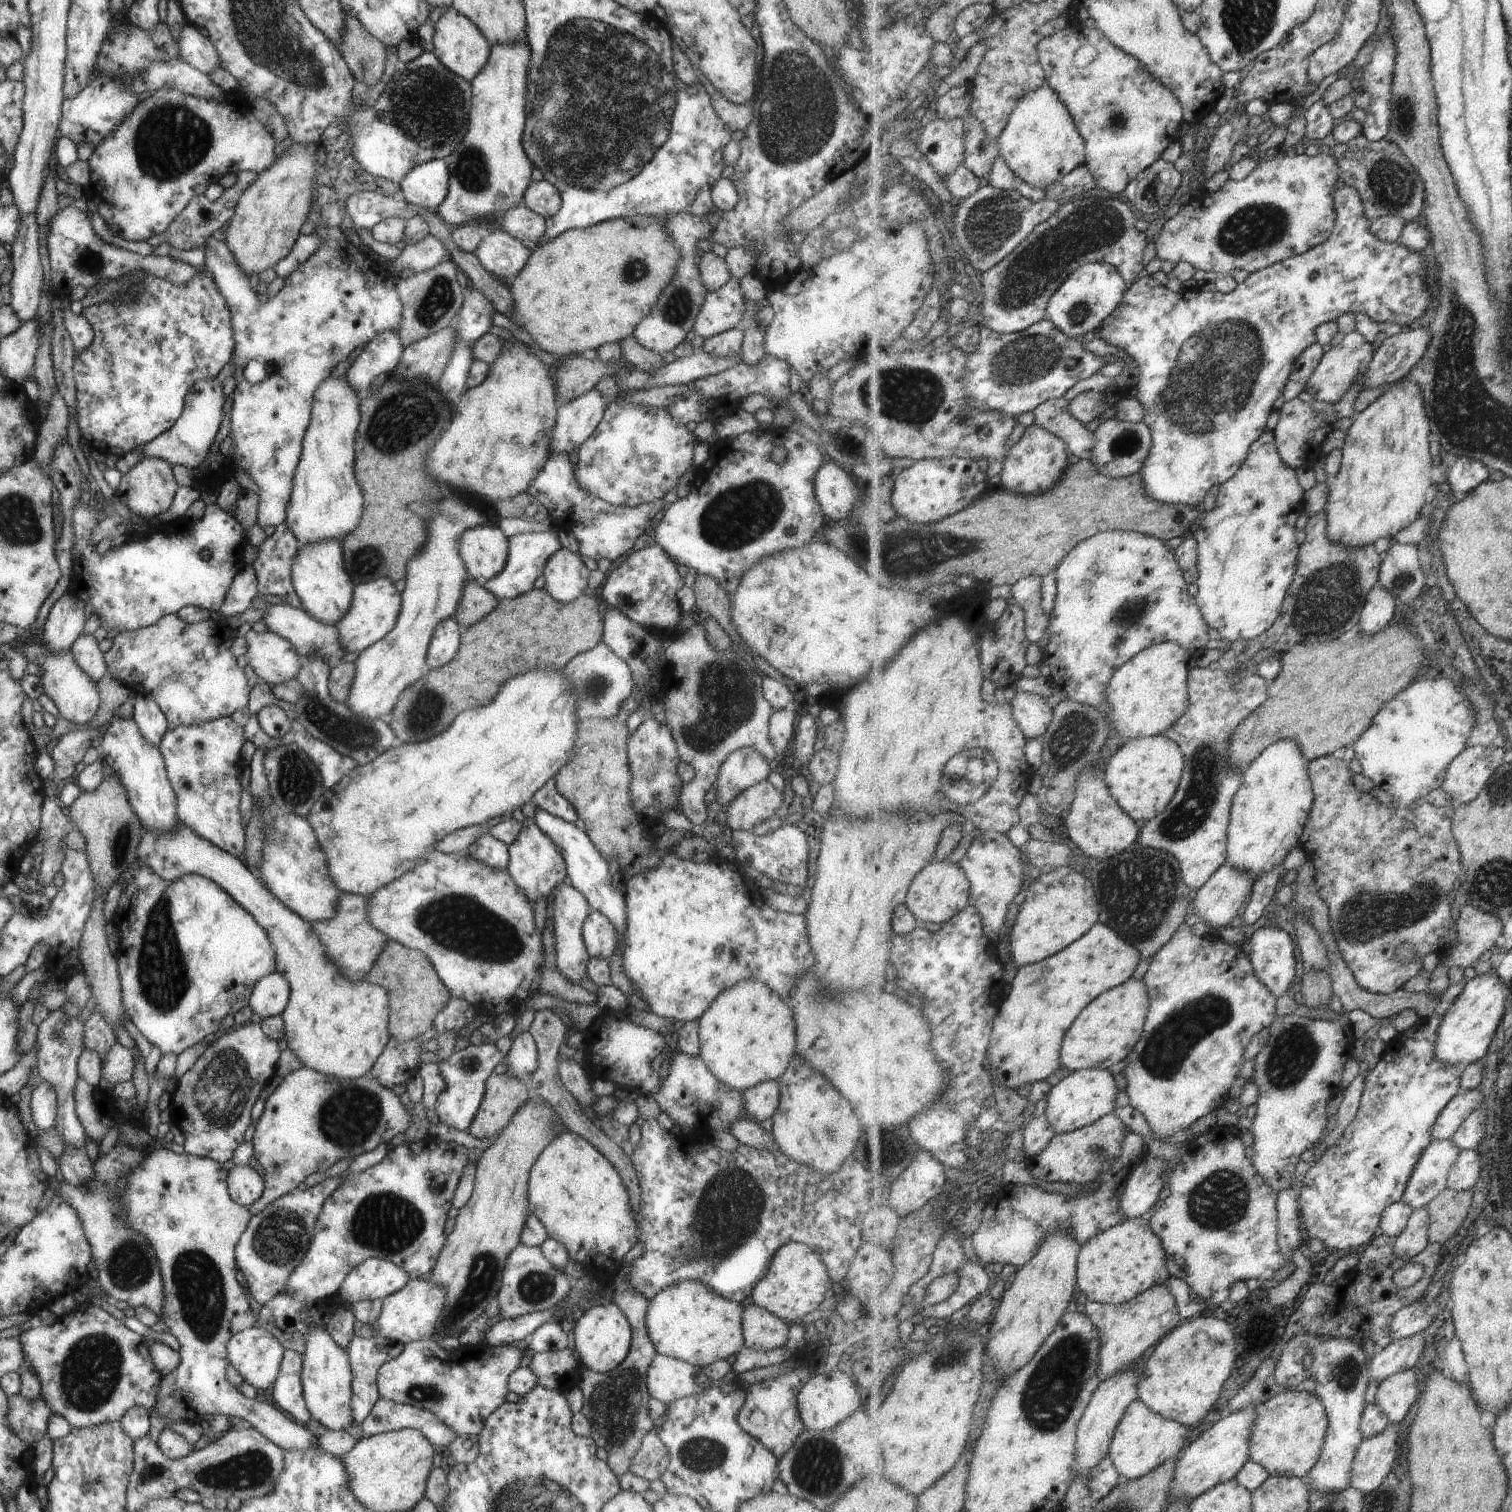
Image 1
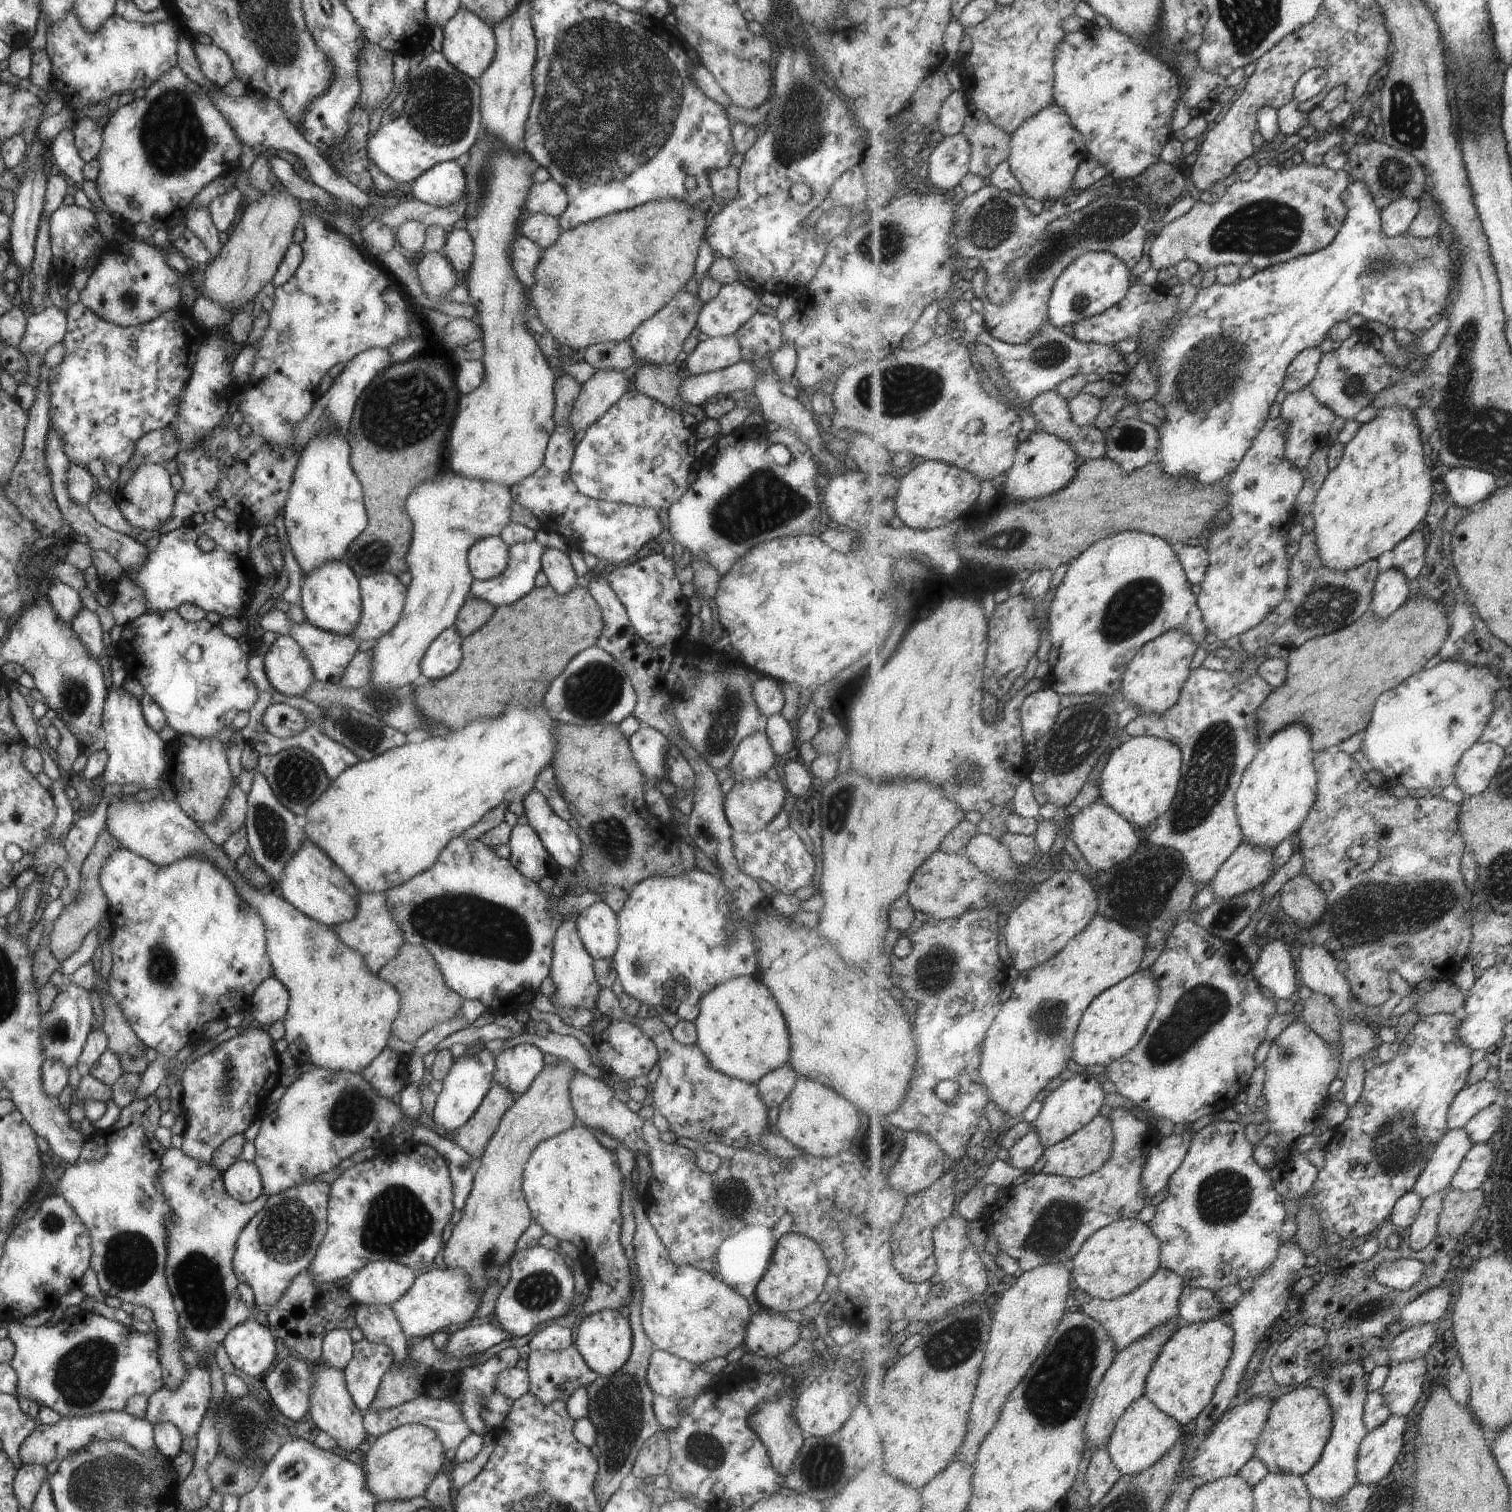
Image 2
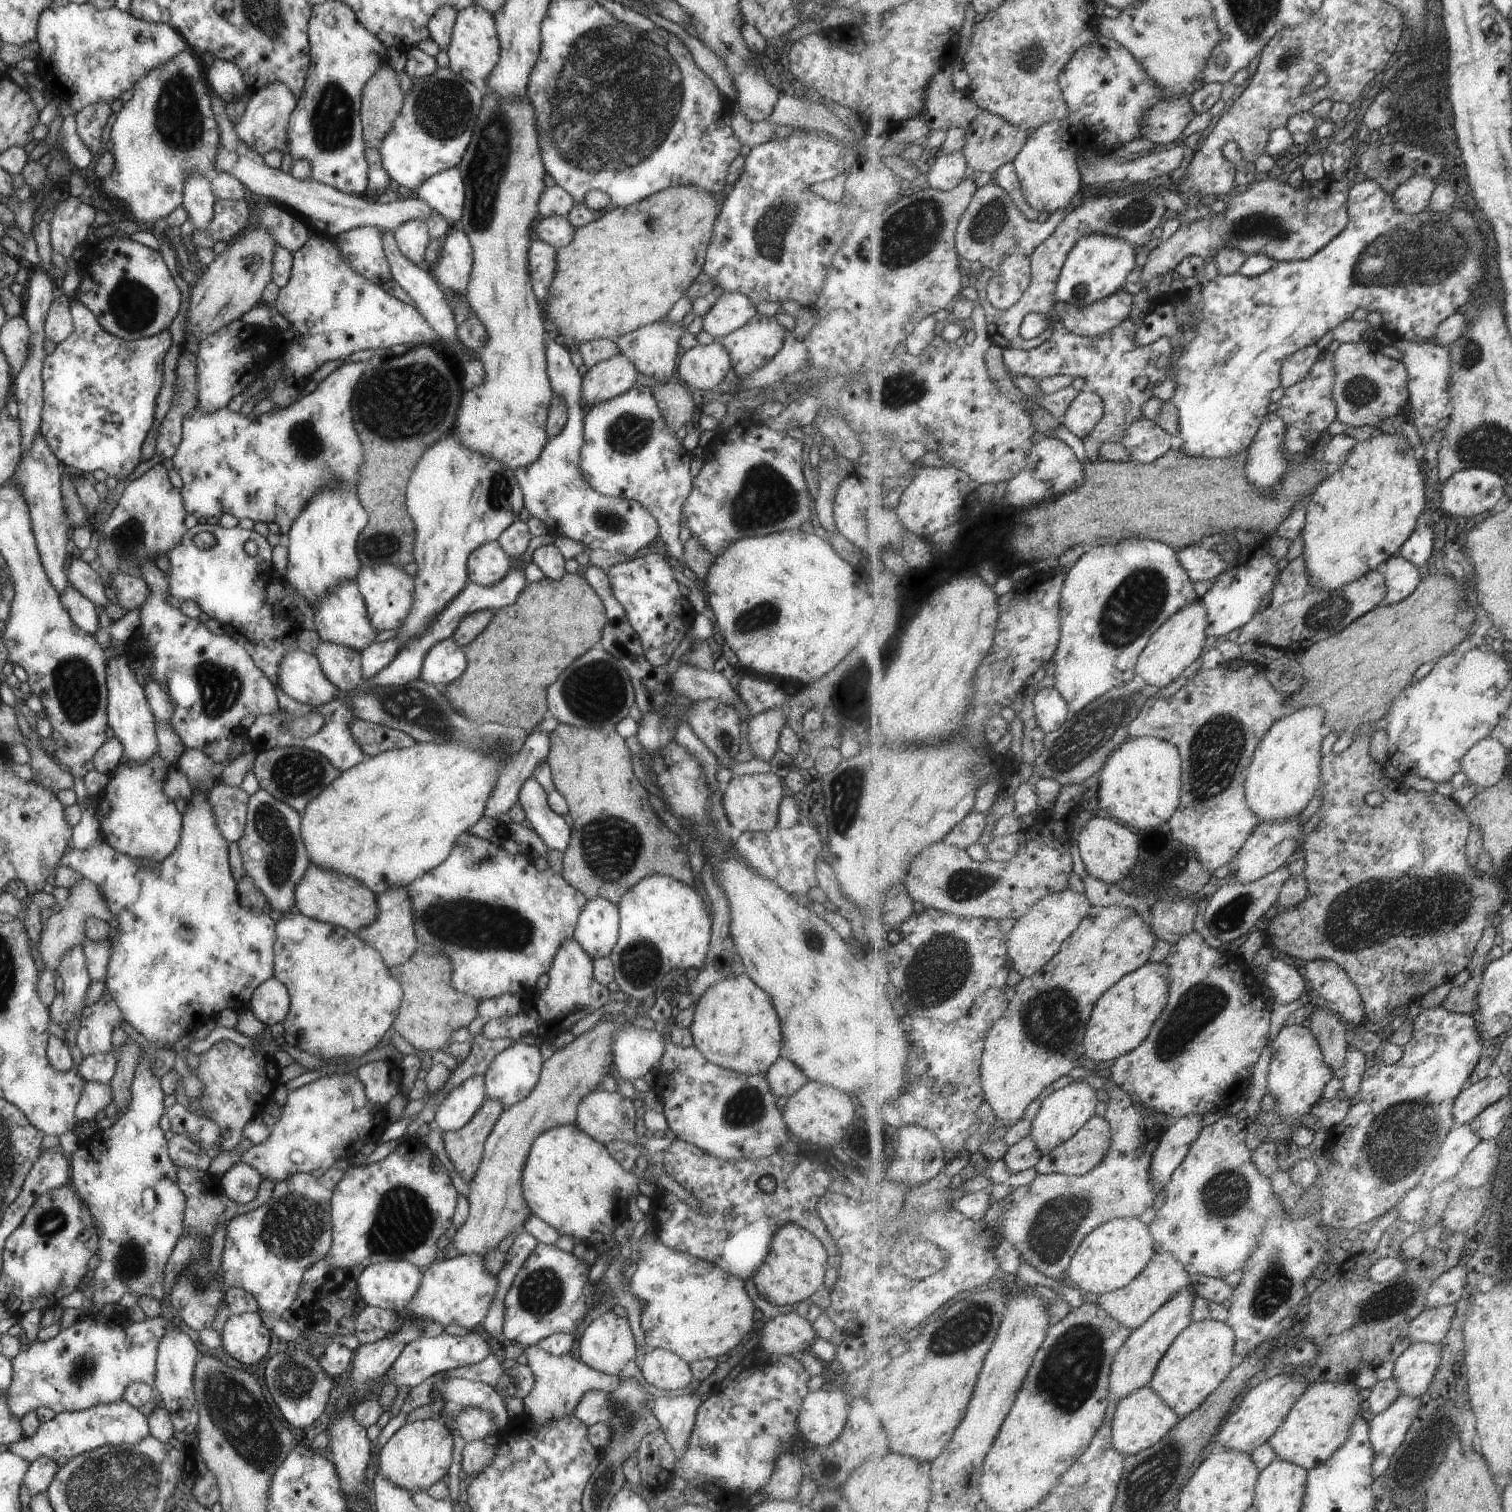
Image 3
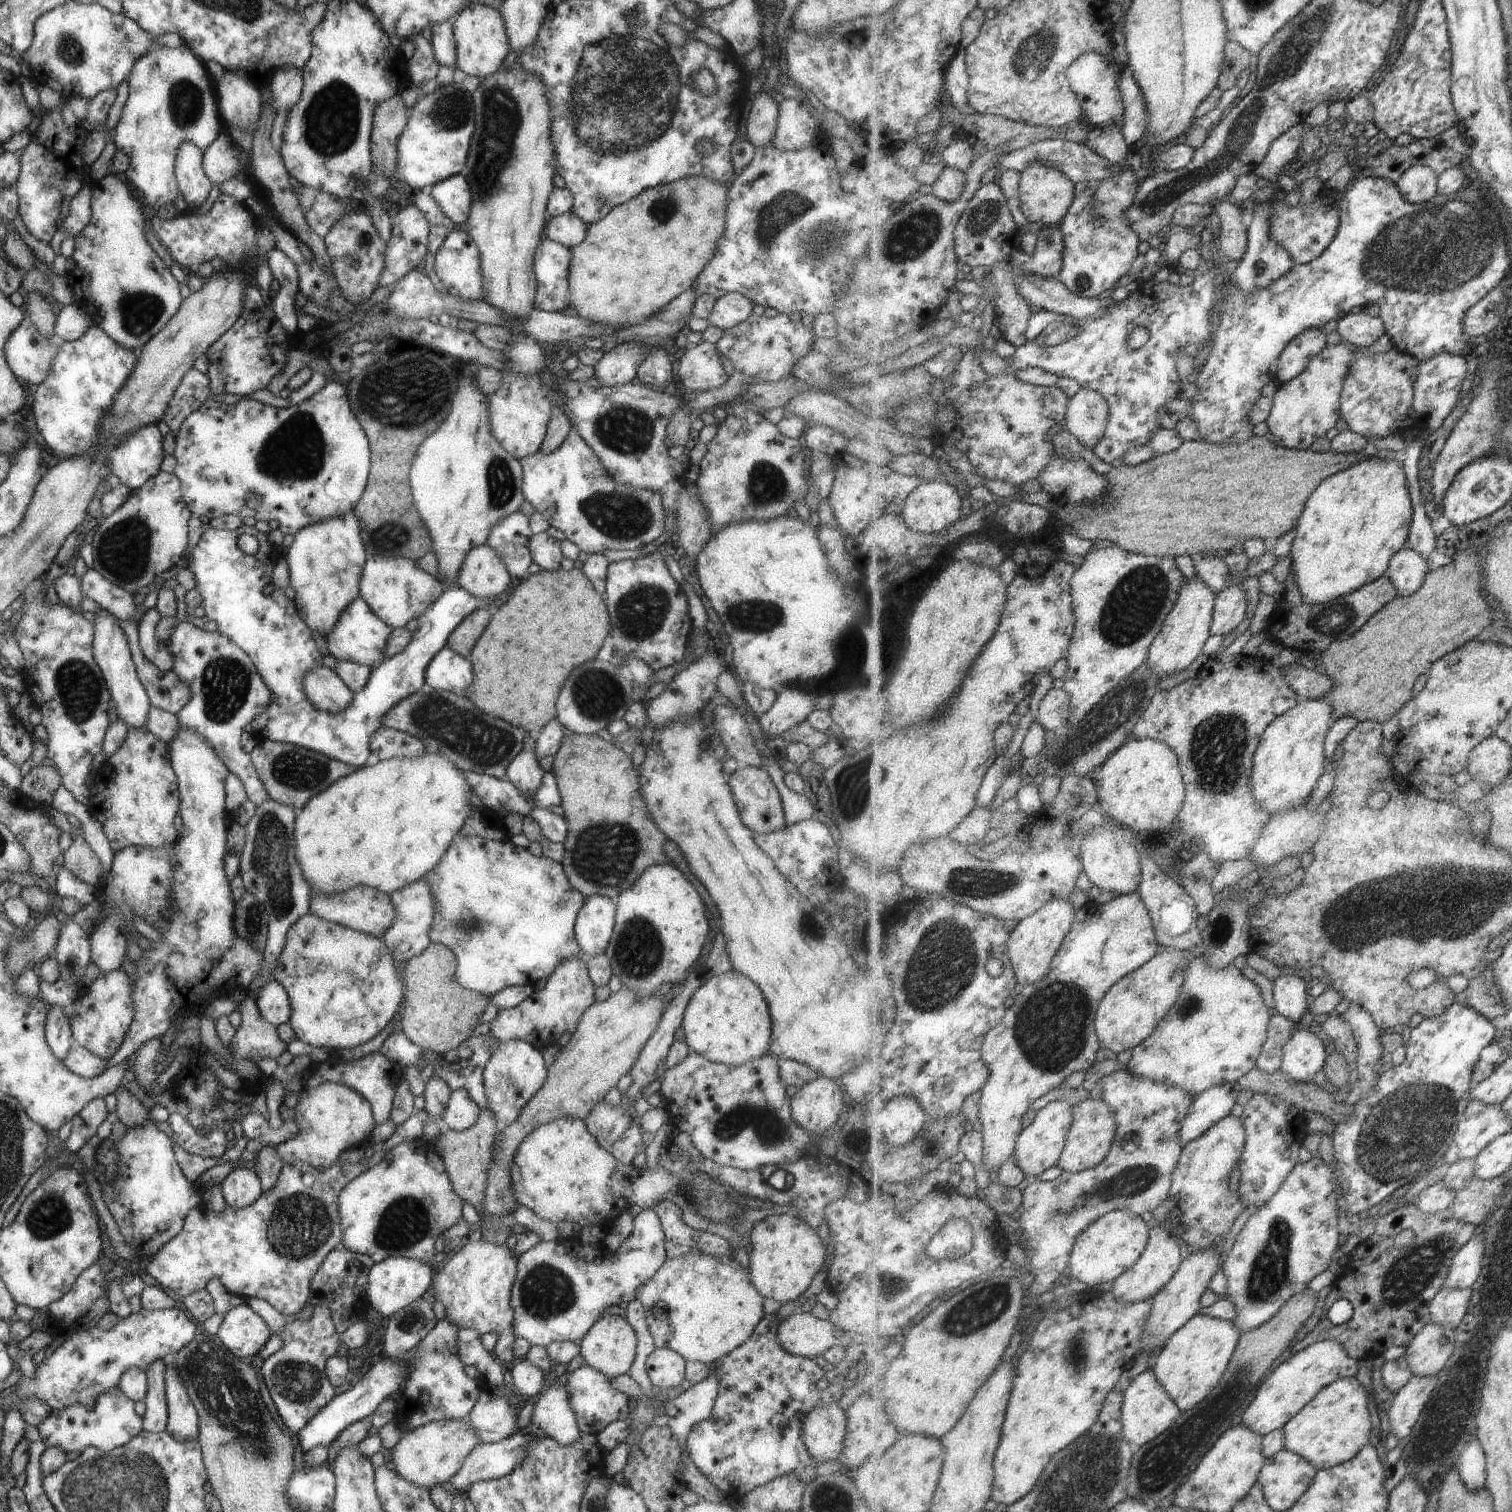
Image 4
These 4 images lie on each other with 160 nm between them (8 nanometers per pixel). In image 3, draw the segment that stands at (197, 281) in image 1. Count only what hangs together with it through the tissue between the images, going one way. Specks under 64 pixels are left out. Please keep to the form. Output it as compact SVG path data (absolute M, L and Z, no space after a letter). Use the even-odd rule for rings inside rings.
M71 298L69 306L73 330L44 356L40 372L40 434L60 465L67 467L73 474L89 476L93 470L103 470L119 482L140 463L141 444L153 422L155 398L161 386L163 356L171 344L171 334L167 328L144 339L126 341L101 328L95 315L81 301Z

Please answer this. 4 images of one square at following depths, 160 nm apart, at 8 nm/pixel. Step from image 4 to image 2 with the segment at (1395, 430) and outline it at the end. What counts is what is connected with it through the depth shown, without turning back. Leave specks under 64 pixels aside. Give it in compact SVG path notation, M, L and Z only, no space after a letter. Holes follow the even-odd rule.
M1364 326L1355 329L1354 334L1345 340L1337 350L1326 353L1318 367L1317 377L1309 386L1313 395L1324 406L1336 412L1349 421L1354 419L1363 408L1371 407L1373 400L1381 390L1393 387L1393 384L1401 382L1406 372L1395 366L1389 366L1385 356L1373 348L1373 338L1376 334L1368 331Z

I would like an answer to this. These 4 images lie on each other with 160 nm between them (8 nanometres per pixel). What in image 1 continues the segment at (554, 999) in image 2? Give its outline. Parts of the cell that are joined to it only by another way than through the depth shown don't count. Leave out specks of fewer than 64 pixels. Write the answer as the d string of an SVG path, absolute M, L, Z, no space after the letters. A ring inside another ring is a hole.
M562 880L553 888L556 892L552 901L553 934L555 938L555 967L564 979L577 985L586 977L588 952L582 940L582 925L591 911L587 901L571 884Z

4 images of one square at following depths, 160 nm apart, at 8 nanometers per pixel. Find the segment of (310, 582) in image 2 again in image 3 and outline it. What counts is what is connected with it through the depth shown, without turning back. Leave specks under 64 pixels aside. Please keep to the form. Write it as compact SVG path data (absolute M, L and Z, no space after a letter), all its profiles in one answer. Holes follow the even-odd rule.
M354 580L344 582L334 591L326 593L316 601L311 609L319 641L347 647L359 652L374 642L377 632L369 624L363 597Z

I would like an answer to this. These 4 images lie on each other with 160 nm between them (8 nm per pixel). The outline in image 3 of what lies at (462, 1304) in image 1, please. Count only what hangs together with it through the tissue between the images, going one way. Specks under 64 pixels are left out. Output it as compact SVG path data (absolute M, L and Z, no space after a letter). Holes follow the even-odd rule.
M627 1014L601 1017L587 1032L583 1032L566 1044L555 1049L549 1058L542 1062L537 1084L530 1093L515 1104L503 1109L497 1118L487 1138L484 1140L482 1158L474 1177L470 1180L468 1200L468 1215L465 1222L456 1230L452 1243L457 1253L478 1253L481 1257L488 1249L498 1246L499 1241L516 1227L524 1223L530 1211L524 1201L520 1178L524 1160L535 1138L541 1133L559 1125L571 1125L576 1122L576 1108L579 1101L593 1089L601 1086L601 1080L612 1075L612 1040L614 1034L624 1026L633 1026Z

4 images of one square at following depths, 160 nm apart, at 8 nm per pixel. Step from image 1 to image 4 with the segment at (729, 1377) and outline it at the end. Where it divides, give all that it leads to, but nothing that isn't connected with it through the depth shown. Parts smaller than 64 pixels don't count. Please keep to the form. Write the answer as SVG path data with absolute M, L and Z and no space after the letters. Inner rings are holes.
M654 1348L645 1358L644 1368L652 1385L666 1389L682 1382L685 1364L686 1361L673 1350Z

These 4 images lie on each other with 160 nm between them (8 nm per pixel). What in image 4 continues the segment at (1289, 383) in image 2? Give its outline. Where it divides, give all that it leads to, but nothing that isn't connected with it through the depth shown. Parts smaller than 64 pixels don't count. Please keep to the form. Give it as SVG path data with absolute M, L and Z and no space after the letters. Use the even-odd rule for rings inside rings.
M1307 330L1297 336L1281 356L1277 378L1282 384L1295 380L1327 345L1327 334L1323 330Z

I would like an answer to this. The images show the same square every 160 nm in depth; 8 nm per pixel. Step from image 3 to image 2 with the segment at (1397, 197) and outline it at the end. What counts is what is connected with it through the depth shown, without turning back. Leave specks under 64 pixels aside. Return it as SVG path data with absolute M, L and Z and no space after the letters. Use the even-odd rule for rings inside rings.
M1401 198L1389 207L1381 210L1381 226L1389 237L1406 234L1419 215L1425 200Z

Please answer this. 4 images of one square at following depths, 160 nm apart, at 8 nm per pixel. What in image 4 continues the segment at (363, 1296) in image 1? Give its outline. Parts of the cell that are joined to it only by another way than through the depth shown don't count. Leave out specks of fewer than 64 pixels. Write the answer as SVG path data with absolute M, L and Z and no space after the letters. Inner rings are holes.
M388 1257L374 1263L367 1272L366 1302L382 1317L389 1317L417 1298L426 1296L431 1280L431 1268L427 1264L410 1258Z

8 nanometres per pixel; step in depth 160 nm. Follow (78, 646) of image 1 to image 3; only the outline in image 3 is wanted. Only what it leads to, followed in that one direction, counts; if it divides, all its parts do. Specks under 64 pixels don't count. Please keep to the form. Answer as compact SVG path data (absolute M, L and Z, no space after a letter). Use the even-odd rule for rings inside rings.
M67 585L66 589L60 592L60 603L75 626L86 633L95 632L98 627L98 612L96 611L97 606L90 600L78 593L71 585Z

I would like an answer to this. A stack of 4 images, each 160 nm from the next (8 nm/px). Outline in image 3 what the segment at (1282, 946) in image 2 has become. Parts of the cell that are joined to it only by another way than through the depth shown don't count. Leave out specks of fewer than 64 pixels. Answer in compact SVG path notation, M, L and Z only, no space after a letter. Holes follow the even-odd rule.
M1272 960L1266 967L1268 977L1265 982L1274 994L1275 1002L1281 1005L1291 1004L1297 1000L1307 1000L1307 982L1299 970L1285 960Z

